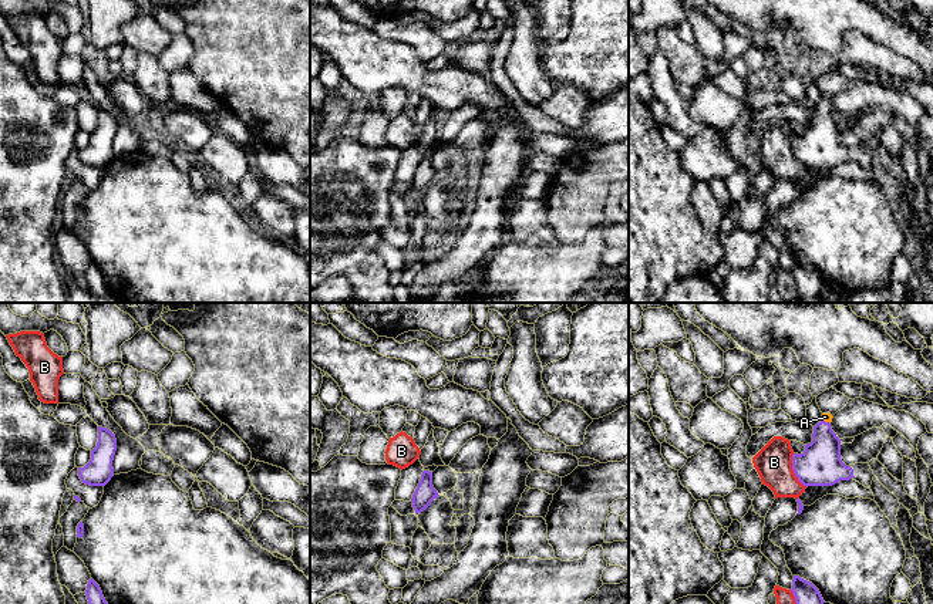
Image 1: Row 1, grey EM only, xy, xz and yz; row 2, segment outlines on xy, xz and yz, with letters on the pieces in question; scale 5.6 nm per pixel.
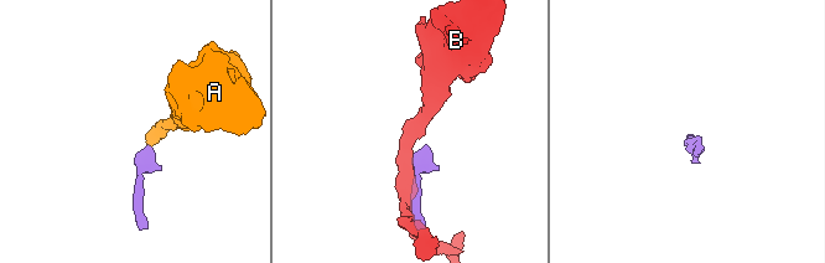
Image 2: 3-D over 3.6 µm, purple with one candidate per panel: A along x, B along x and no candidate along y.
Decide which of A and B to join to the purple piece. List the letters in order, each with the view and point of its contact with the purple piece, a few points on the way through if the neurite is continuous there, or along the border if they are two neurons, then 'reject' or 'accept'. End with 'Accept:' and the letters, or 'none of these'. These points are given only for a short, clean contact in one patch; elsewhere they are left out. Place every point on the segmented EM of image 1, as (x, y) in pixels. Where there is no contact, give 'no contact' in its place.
A: meets purple in yz at (827, 422); runs through yz (819, 465), (827, 422), (825, 417); accept
B: meets purple in yz at (792, 469); reject
Accept: A

